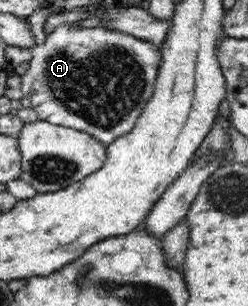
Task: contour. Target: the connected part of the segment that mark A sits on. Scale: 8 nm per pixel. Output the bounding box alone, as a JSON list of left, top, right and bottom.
[21,24,162,145]

